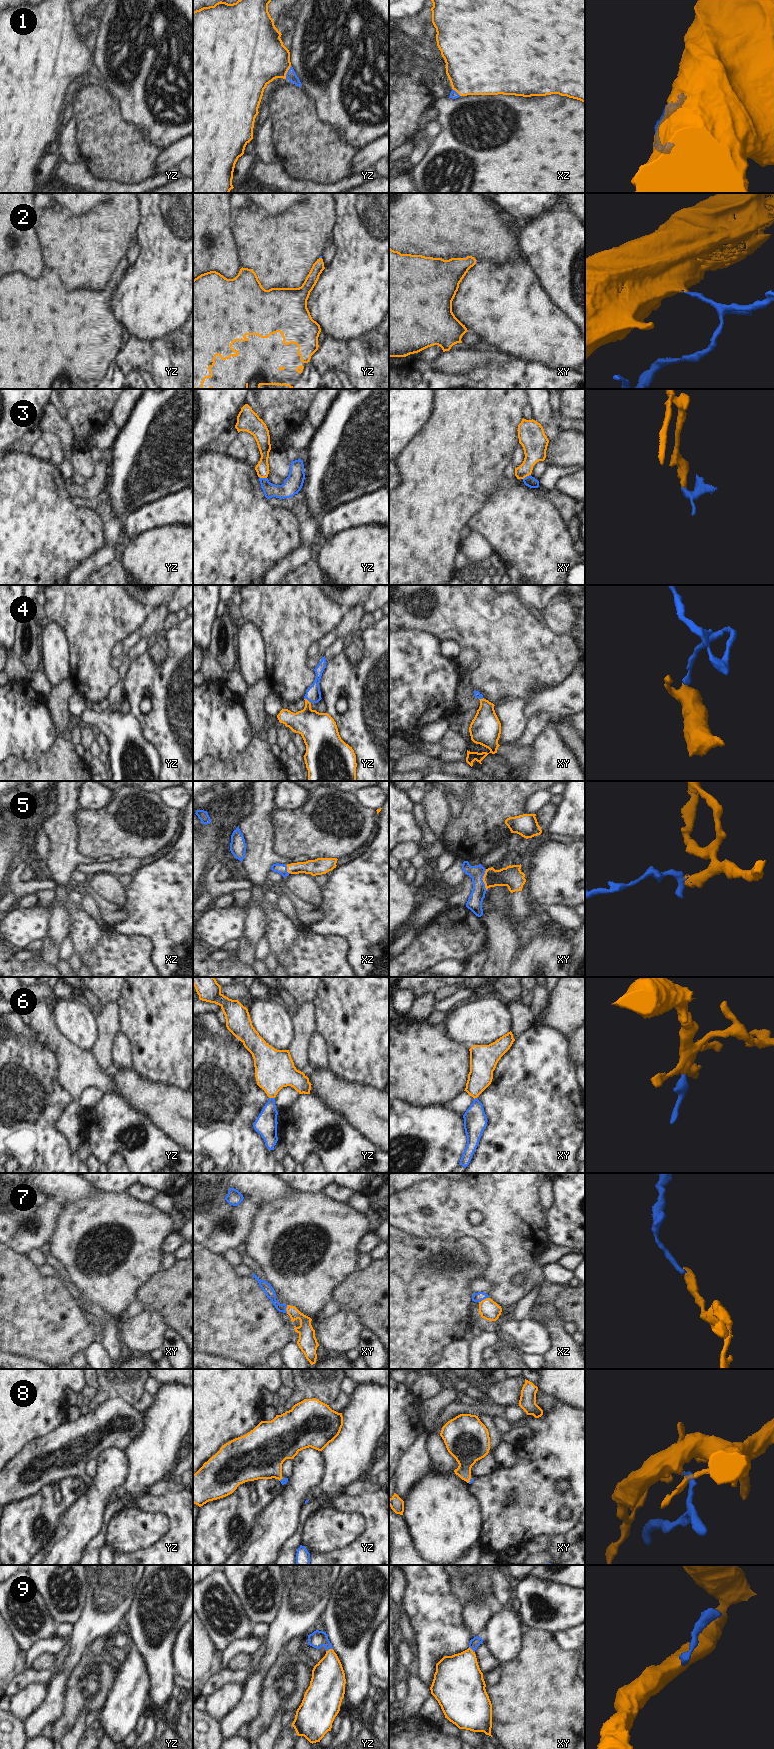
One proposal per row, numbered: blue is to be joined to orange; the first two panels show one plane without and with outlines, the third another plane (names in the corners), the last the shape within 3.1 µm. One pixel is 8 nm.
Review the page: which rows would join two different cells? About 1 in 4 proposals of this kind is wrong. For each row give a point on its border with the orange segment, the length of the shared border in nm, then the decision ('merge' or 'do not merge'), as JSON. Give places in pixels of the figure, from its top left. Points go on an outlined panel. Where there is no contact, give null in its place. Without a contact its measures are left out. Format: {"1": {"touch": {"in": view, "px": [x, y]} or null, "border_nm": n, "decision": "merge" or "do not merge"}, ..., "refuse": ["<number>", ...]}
{"1": {"touch": {"in": "yz", "px": [287, 71]}, "border_nm": 120, "decision": "merge"}, "2": {"touch": {"in": "xy", "px": [464, 258]}, "border_nm": 30, "decision": "merge"}, "3": {"touch": {"in": "yz", "px": [263, 477]}, "border_nm": 70, "decision": "do not merge"}, "4": {"touch": {"in": "yz", "px": [307, 700]}, "border_nm": 70, "decision": "merge"}, "5": {"touch": {"in": "xy", "px": [482, 879]}, "border_nm": 170, "decision": "merge"}, "6": {"touch": {"in": "yz", "px": [272, 1097]}, "border_nm": 50, "decision": "merge"}, "7": {"touch": {"in": "xz", "px": [484, 1299]}, "border_nm": 100, "decision": "merge"}, "8": {"touch": {"in": "xy", "px": [469, 1480]}, "border_nm": 40, "decision": "merge"}, "9": {"touch": {"in": "yz", "px": [329, 1649]}, "border_nm": 60, "decision": "merge"}, "refuse": ["3"]}

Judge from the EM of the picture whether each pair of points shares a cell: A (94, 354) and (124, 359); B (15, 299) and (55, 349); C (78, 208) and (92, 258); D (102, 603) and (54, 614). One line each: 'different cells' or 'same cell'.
A: different cells
B: same cell
C: different cells
D: same cell

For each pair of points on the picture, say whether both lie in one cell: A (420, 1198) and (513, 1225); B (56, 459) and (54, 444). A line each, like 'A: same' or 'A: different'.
A: same
B: same

